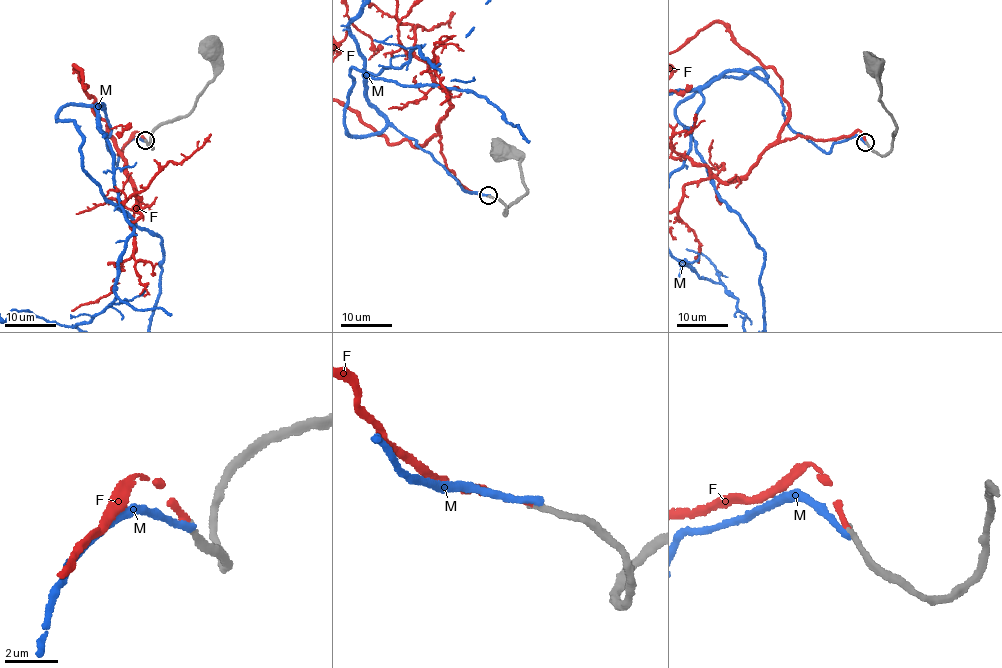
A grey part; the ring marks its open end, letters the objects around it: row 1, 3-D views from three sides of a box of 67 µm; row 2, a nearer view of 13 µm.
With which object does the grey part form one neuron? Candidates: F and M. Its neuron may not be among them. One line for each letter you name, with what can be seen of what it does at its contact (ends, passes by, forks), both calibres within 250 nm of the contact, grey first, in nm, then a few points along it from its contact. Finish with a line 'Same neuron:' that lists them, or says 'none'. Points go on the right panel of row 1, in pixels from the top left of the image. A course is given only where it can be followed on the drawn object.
F: it ends there; 240 nm thick on the grey side, 220 nm on the other
Same neuron: F

